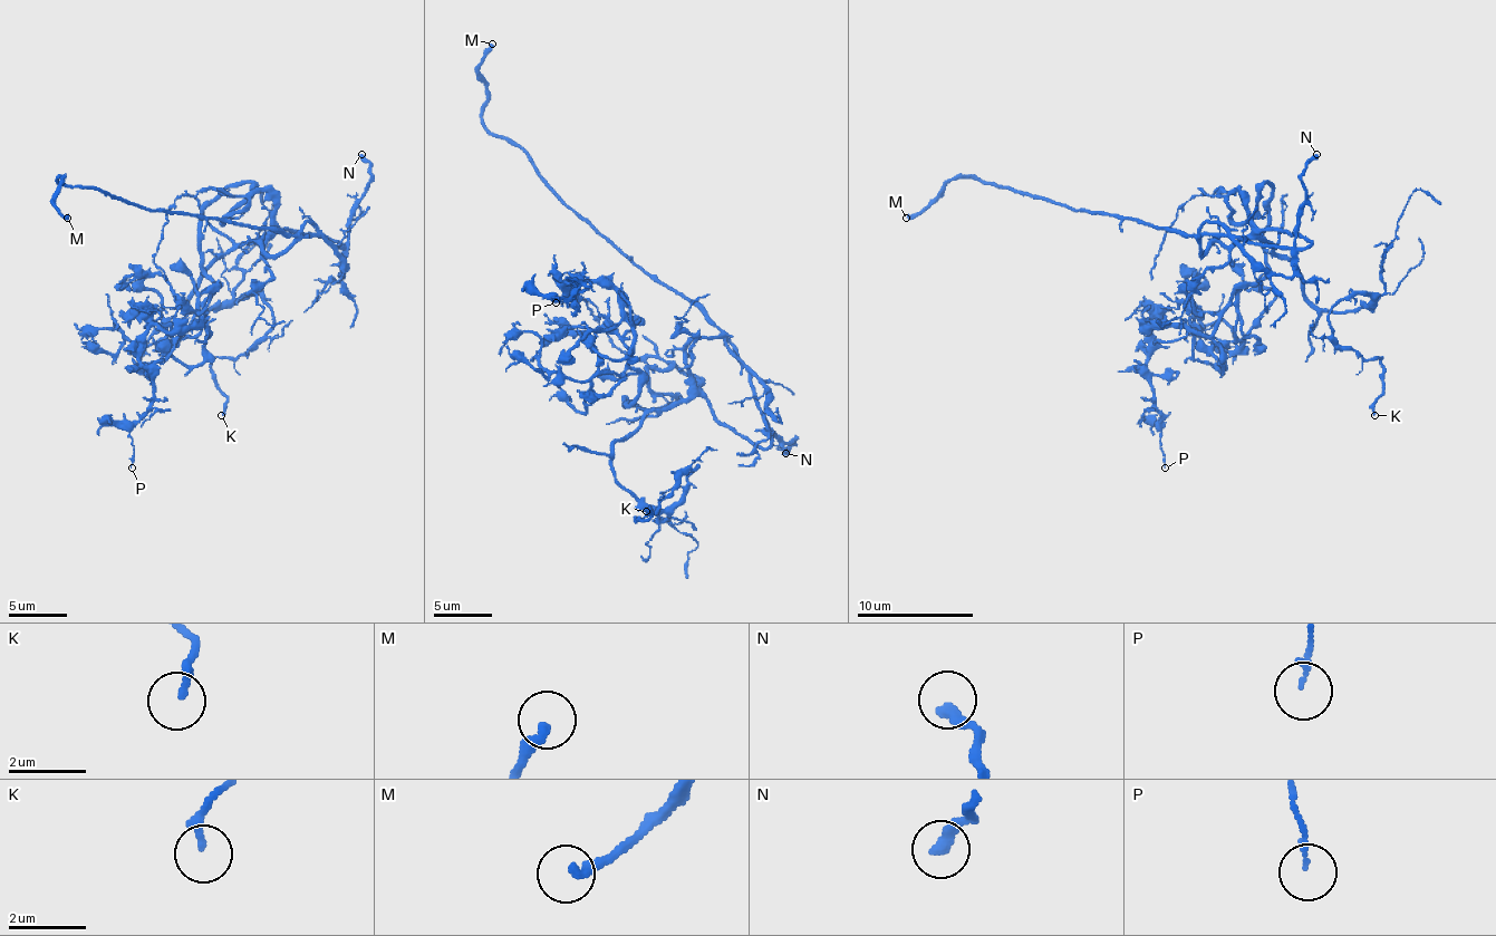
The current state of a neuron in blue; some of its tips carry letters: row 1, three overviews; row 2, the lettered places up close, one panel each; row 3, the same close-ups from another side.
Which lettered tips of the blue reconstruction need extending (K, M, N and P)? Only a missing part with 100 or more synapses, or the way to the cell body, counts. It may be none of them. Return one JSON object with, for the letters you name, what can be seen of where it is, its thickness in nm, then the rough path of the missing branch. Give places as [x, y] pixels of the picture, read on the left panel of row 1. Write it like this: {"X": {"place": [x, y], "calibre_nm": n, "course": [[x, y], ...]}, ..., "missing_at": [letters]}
{"M": {"place": [67, 218], "calibre_nm": 240, "course": [[67, 218], [65, 185], [56, 171]]}, "missing_at": ["M"]}

